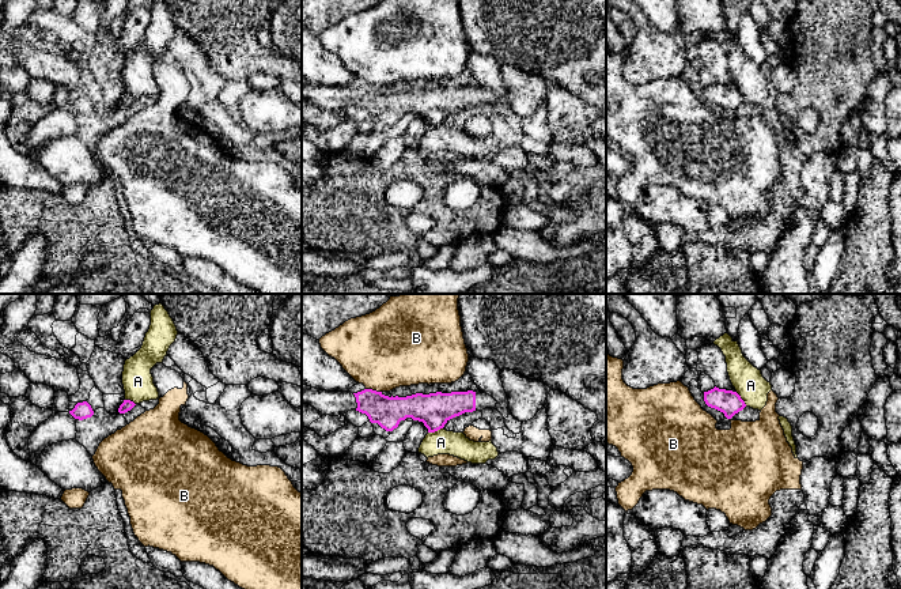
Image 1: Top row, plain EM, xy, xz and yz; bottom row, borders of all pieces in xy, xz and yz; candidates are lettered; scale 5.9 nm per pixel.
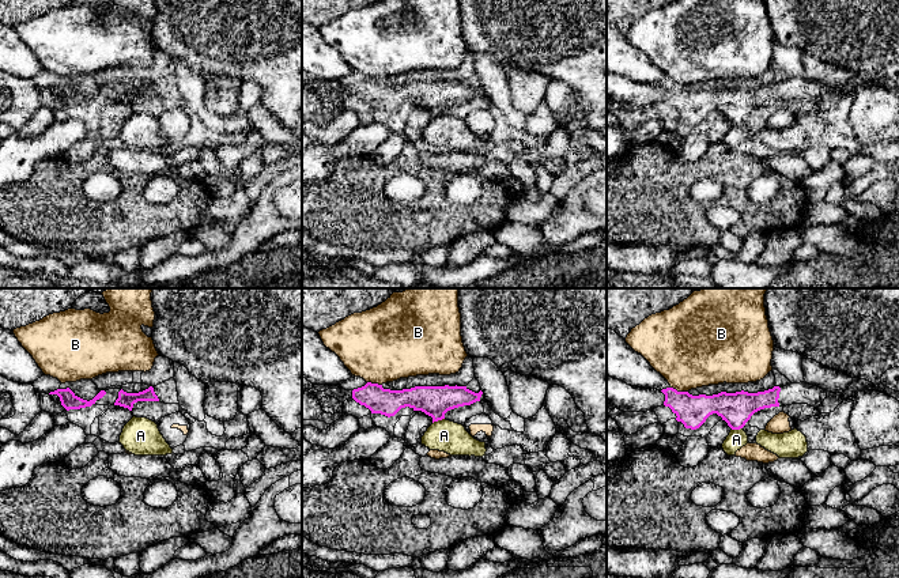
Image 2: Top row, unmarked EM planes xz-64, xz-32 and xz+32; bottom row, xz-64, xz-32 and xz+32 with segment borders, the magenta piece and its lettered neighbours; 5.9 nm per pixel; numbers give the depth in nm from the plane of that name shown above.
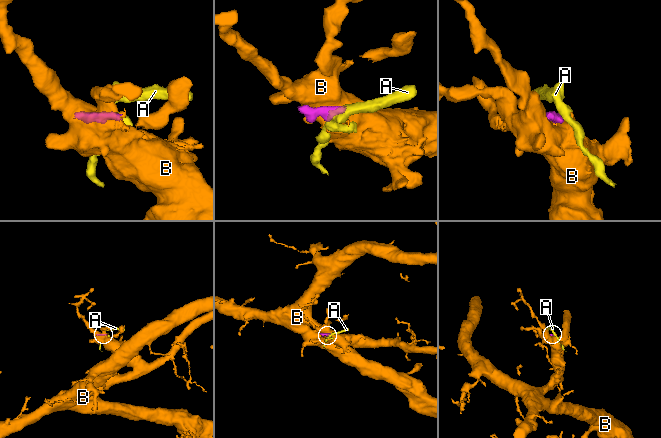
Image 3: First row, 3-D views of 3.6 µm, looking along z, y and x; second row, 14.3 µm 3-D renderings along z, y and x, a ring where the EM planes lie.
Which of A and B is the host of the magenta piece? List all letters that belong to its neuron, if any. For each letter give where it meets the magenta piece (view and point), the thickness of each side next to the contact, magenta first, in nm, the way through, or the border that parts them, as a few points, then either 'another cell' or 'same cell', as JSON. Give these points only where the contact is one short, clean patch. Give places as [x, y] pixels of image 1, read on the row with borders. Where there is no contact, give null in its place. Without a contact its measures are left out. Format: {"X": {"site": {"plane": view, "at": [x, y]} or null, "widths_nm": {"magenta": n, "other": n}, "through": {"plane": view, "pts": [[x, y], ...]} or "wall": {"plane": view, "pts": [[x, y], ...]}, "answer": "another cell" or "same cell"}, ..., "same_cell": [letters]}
{"A": {"site": {"plane": "xz", "at": [435, 430]}, "widths_nm": {"magenta": 200, "other": 140}, "wall": {"plane": "xz", "pts": [[442, 427], [428, 433]]}, "answer": "another cell"}, "B": {"site": {"plane": "xz", "at": [374, 391]}, "widths_nm": {"magenta": 180, "other": 460}, "answer": "another cell"}, "same_cell": []}

